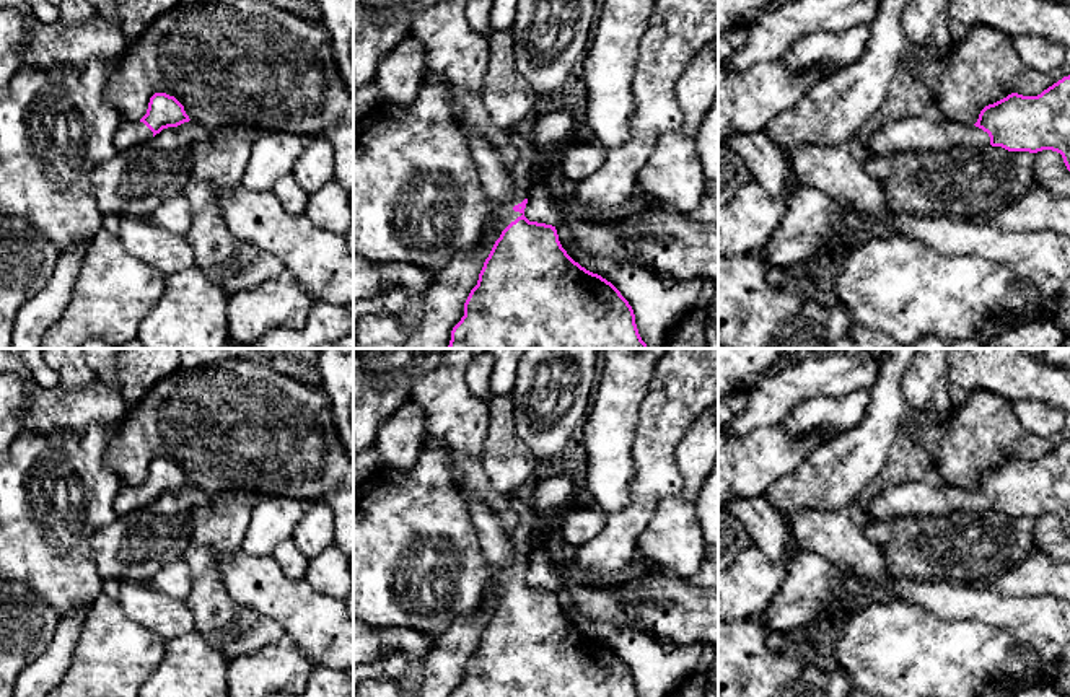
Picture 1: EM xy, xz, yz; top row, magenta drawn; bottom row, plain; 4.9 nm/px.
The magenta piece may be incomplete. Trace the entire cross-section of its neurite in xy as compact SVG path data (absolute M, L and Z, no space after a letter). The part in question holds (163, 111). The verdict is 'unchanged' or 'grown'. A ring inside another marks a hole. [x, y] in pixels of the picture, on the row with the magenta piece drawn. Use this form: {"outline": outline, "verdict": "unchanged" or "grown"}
{"outline": "M155 93L150 98L147 114L140 121L124 121L119 125L114 135L116 151L129 150L155 137L163 129L178 127L189 121L184 106L174 96Z", "verdict": "grown"}

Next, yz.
{"outline": "M1070 75L1037 96L1011 93L985 106L974 125L930 114L892 121L865 142L868 156L989 145L1008 151L1052 150L1070 171Z", "verdict": "grown"}

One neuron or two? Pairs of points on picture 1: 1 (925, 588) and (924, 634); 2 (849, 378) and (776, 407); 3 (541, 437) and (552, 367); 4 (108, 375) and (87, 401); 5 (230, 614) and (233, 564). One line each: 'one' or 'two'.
1: two
2: one
3: one
4: two
5: two

